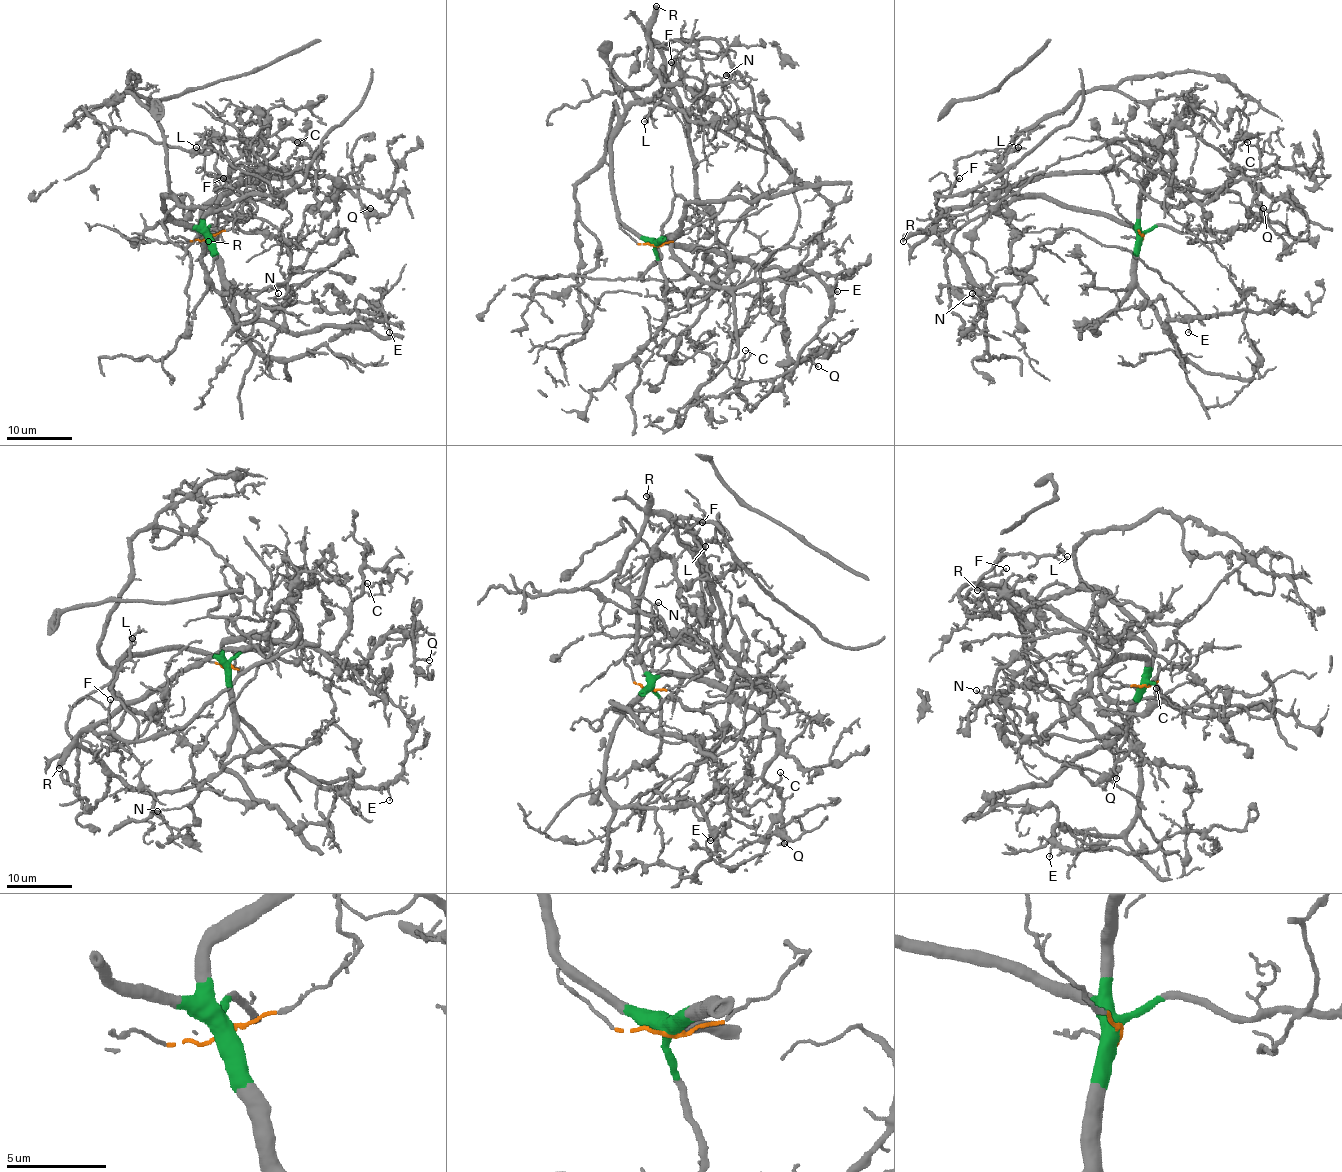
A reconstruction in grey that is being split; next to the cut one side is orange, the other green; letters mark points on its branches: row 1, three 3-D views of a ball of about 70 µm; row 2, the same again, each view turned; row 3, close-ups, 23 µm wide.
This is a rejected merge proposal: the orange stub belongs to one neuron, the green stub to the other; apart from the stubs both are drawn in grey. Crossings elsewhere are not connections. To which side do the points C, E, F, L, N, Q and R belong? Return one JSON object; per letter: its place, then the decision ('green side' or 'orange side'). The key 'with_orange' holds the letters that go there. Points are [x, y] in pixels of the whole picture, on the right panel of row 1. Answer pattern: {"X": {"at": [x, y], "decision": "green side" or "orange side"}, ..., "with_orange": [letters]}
{"C": {"at": [1247, 142], "decision": "green side"}, "E": {"at": [1188, 332], "decision": "green side"}, "F": {"at": [959, 178], "decision": "orange side"}, "L": {"at": [1018, 147], "decision": "orange side"}, "N": {"at": [972, 293], "decision": "orange side"}, "Q": {"at": [1263, 208], "decision": "green side"}, "R": {"at": [903, 241], "decision": "orange side"}, "with_orange": ["F", "L", "N", "R"]}

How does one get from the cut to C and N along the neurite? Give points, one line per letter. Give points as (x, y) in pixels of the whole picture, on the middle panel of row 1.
C: (656, 245), (729, 253), (759, 272), (760, 294), (729, 344), (726, 367), (736, 380), (746, 351)
N: (656, 245), (698, 220), (689, 126), (648, 39), (664, 83), (702, 93), (726, 75)

